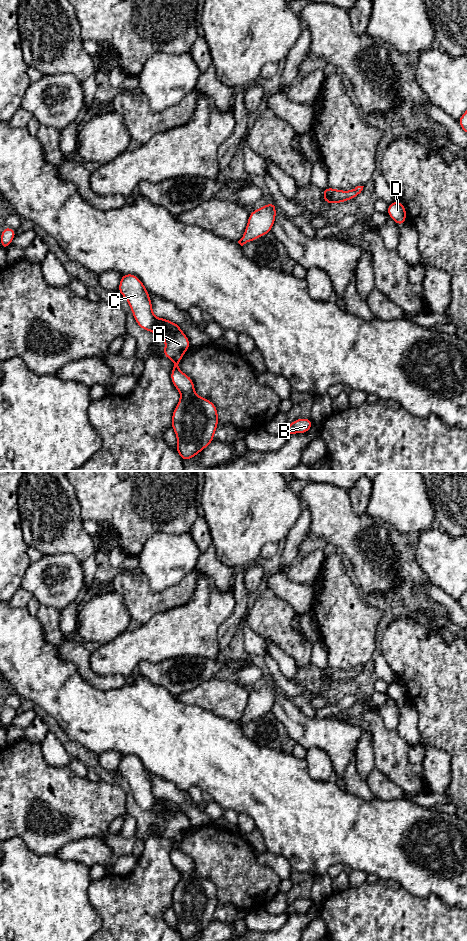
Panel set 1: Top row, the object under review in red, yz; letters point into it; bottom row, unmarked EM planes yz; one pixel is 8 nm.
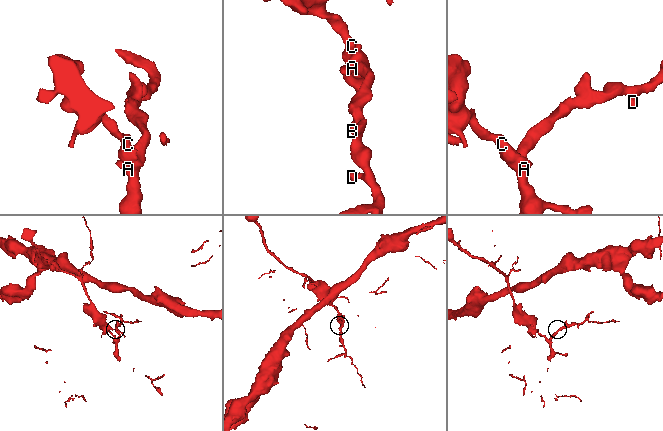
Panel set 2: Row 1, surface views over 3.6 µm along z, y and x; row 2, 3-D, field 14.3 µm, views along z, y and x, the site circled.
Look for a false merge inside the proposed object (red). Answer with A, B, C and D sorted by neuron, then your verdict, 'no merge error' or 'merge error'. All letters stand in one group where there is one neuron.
groups A B D / C; merge error

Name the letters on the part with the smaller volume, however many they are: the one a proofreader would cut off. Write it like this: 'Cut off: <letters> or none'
Cut off: C

